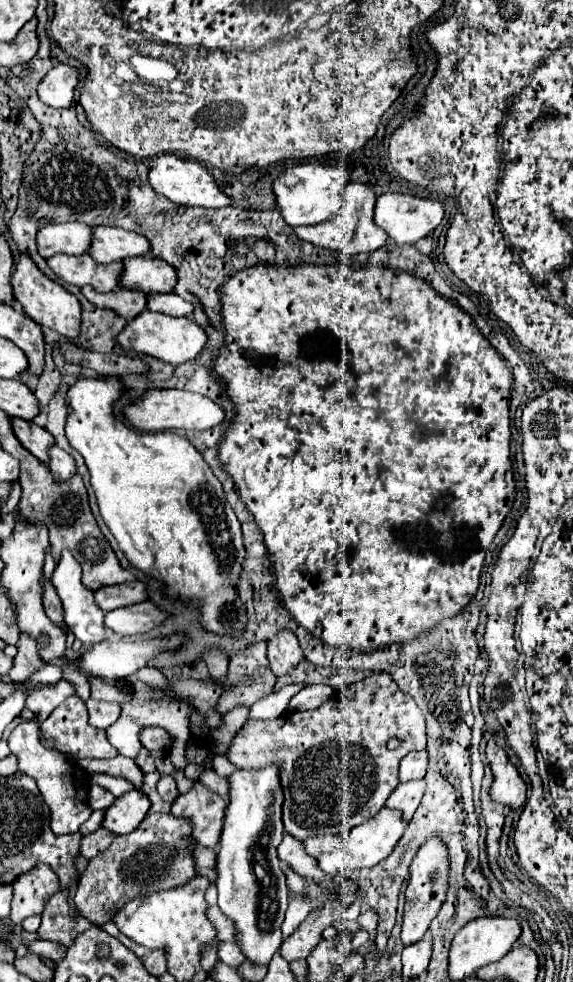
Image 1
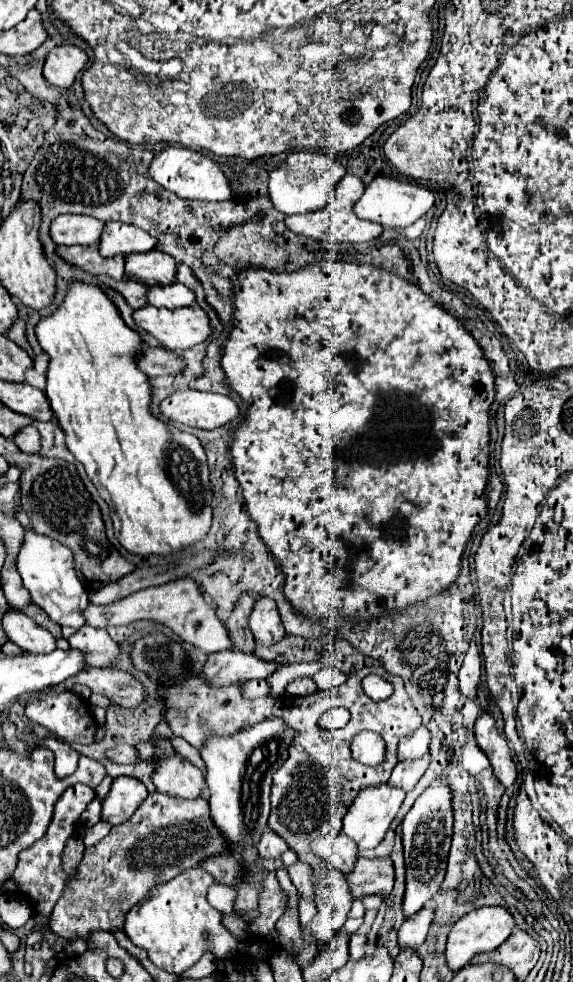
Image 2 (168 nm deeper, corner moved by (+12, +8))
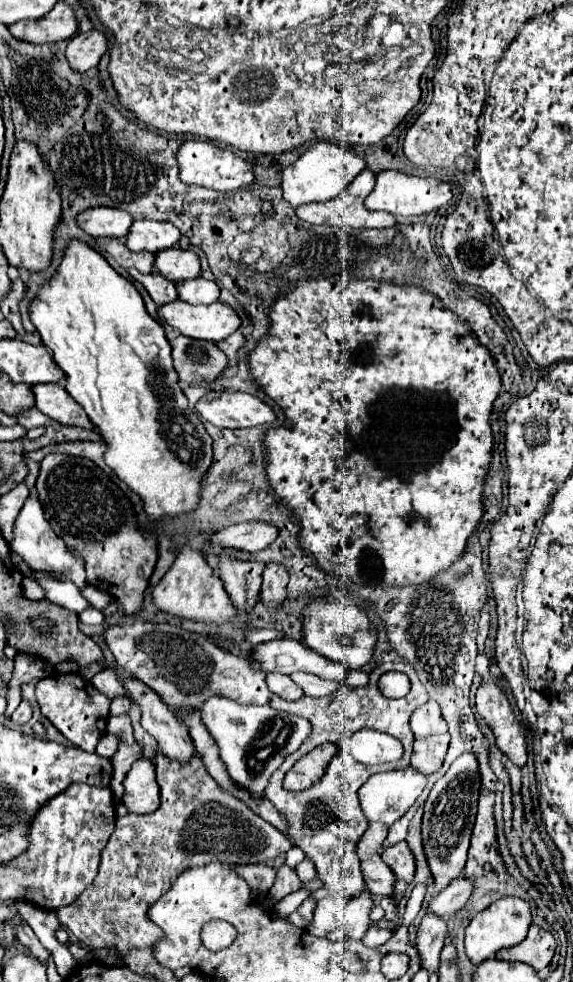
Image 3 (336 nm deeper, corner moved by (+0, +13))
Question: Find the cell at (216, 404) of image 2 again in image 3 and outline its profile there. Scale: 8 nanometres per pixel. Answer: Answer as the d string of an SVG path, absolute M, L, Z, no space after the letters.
M211 391L199 399L197 411L209 423L227 429L267 425L277 419L275 411L259 397L237 391L223 391L223 393Z

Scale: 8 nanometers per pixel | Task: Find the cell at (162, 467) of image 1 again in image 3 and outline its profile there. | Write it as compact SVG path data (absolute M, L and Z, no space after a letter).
M71 239L57 273L47 279L39 287L37 297L31 299L29 317L43 345L65 371L65 389L87 411L105 439L105 463L143 499L147 515L159 519L163 515L179 515L195 509L199 503L201 479L211 465L211 437L199 415L187 407L187 397L173 369L171 345L163 327L147 313L135 285L121 277L101 253L79 239Z

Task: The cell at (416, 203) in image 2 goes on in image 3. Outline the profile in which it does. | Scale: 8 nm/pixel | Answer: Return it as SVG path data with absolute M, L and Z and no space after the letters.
M379 171L377 183L373 193L365 199L365 207L371 211L387 211L395 217L413 217L413 215L423 215L435 209L441 209L451 201L451 183L439 181L435 177L421 177L407 175L401 171Z

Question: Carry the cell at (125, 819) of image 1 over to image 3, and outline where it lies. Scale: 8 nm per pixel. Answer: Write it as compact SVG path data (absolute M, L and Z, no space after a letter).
M141 757L133 763L125 781L123 803L129 813L153 813L159 807L159 785L155 781L155 765Z

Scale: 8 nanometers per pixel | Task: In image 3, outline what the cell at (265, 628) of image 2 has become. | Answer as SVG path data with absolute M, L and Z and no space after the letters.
M267 563L263 571L263 585L261 585L261 601L265 607L279 609L281 603L287 599L287 583L289 575L281 563Z

